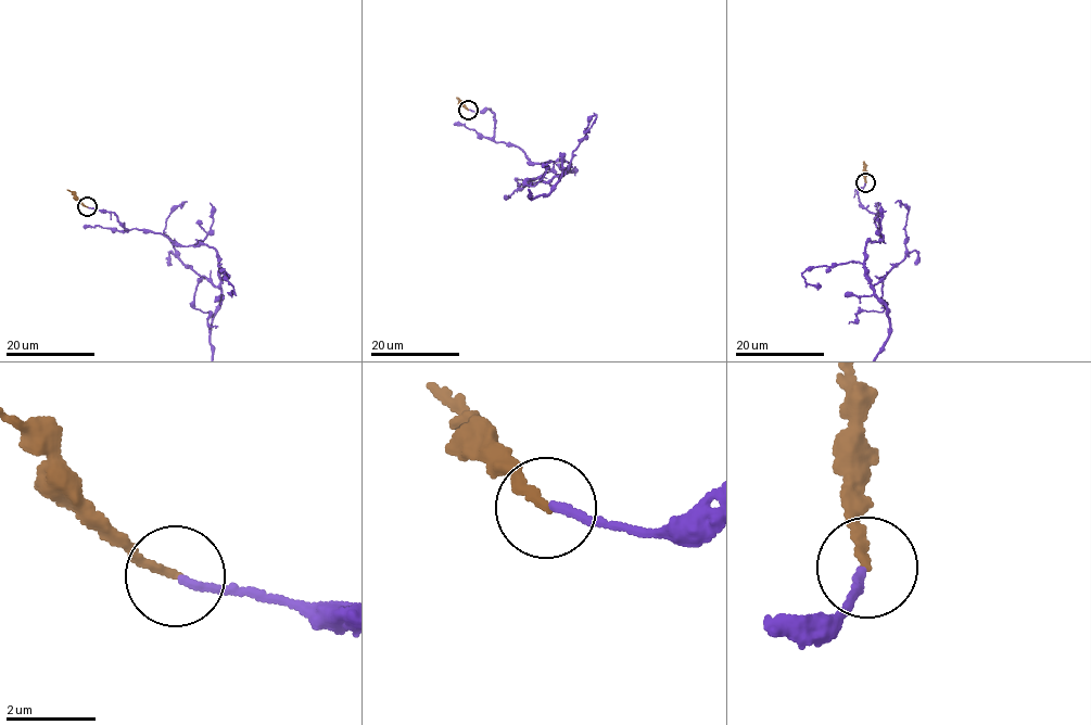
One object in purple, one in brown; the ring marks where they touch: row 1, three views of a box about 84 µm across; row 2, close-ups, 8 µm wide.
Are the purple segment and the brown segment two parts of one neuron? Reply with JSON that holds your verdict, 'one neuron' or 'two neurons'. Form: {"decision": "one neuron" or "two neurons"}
{"decision": "one neuron"}

